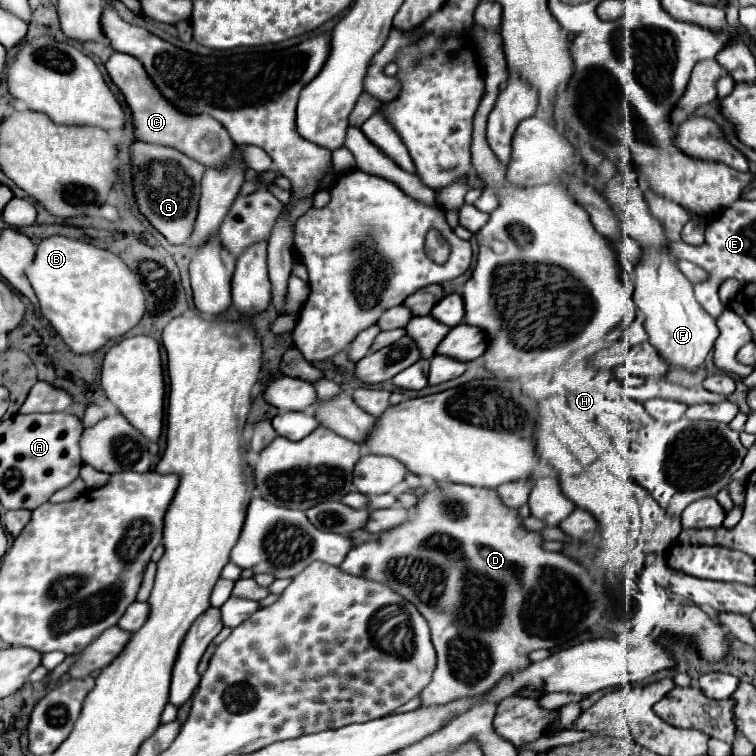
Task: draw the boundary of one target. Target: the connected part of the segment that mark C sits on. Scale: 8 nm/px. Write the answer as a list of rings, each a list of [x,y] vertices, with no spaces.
[[[112,53],[110,59],[106,61],[106,71],[112,79],[112,83],[122,91],[126,105],[132,113],[132,125],[134,125],[134,137],[136,141],[144,143],[158,143],[166,147],[174,147],[182,151],[184,155],[200,161],[206,169],[224,165],[228,157],[232,157],[232,145],[234,141],[230,139],[228,131],[212,117],[208,115],[184,115],[180,113],[174,105],[170,105],[152,79],[146,75],[142,63],[126,53]]]

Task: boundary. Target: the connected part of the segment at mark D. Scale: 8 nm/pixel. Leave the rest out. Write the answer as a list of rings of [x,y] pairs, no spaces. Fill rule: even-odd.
[[[448,483],[424,493],[408,521],[380,533],[378,541],[370,539],[348,551],[340,565],[342,571],[382,581],[412,601],[430,625],[438,665],[432,681],[420,693],[420,707],[446,705],[460,697],[484,697],[508,673],[530,665],[530,651],[556,649],[602,619],[604,605],[610,601],[604,583],[568,555],[546,551],[542,543],[538,531],[528,531],[522,525],[518,509],[508,509],[496,497],[496,489]]]

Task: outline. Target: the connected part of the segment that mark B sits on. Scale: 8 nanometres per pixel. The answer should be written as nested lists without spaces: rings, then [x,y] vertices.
[[[60,235],[42,239],[36,245],[36,257],[28,265],[26,275],[38,297],[42,315],[74,353],[92,353],[110,339],[122,337],[146,311],[140,277],[114,253],[80,239]]]

